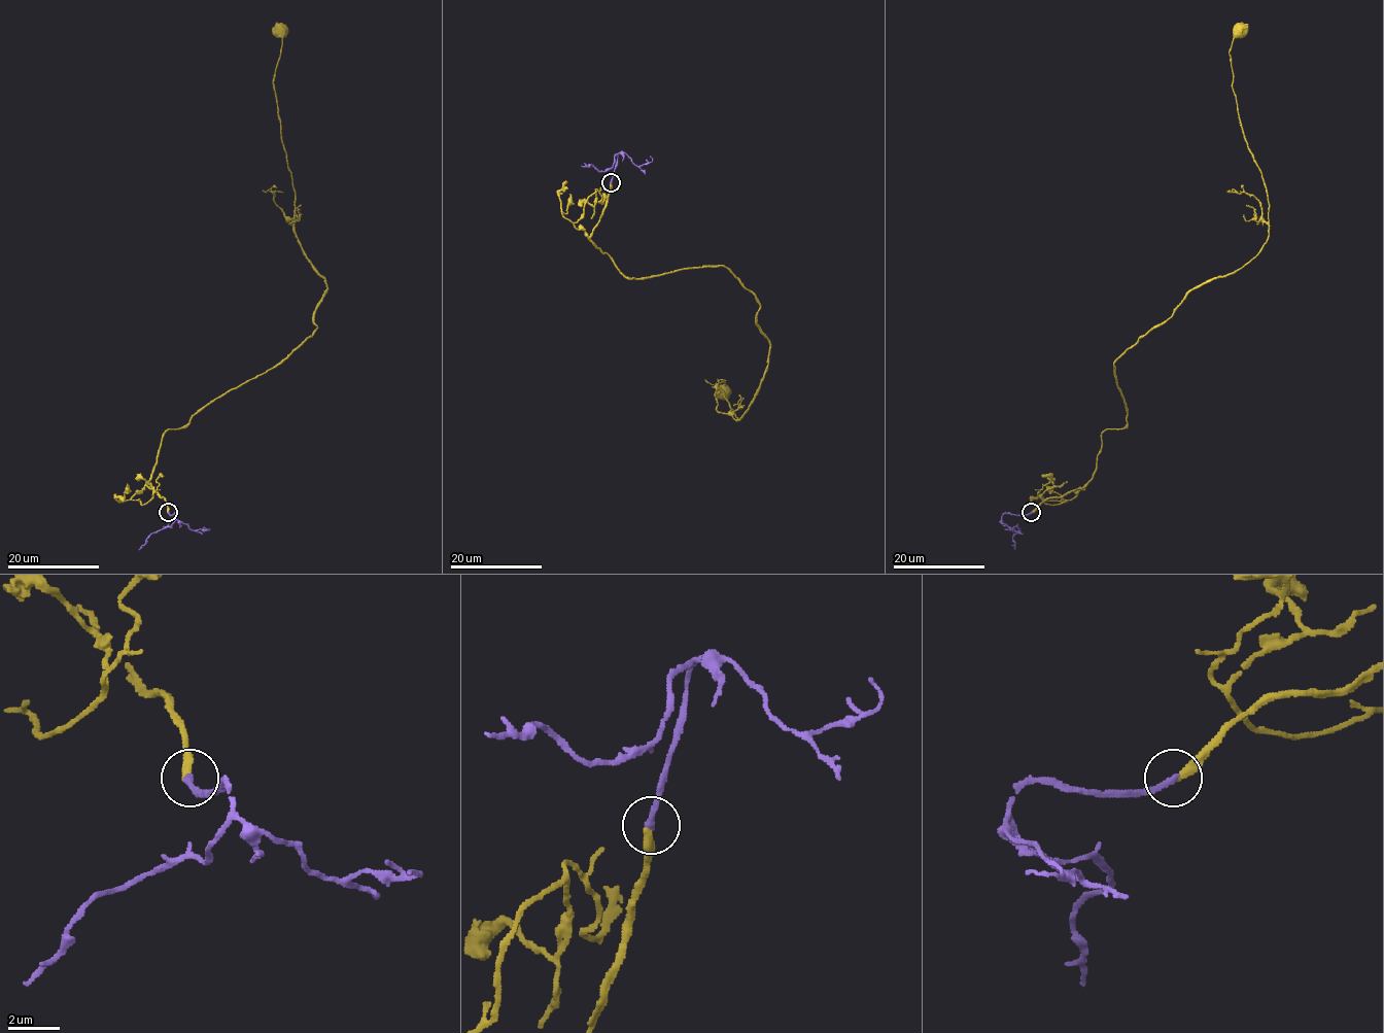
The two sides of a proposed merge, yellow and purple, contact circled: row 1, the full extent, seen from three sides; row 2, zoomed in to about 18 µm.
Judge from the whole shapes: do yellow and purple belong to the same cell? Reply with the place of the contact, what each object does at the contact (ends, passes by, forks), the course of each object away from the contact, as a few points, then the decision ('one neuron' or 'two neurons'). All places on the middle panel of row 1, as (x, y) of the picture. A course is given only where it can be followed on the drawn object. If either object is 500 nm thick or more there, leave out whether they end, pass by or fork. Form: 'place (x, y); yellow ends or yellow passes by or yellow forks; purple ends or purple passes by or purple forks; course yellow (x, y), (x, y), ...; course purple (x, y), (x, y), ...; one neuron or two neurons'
place (611, 182); yellow ends; purple ends; course yellow (612, 182), (590, 239), (624, 274), (724, 265), (756, 298), (758, 392), (737, 420), (719, 393); course purple (612, 182), (618, 152), (614, 164), (603, 171), (590, 164), (582, 167); one neuron

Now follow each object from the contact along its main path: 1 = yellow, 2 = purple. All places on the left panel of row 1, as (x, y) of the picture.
1: (169, 512), (147, 483), (163, 434), (281, 363), (313, 334), (326, 290), (295, 234), (273, 88), (276, 22)
2: (169, 512), (174, 513), (175, 521), (171, 526), (152, 532), (139, 550)

